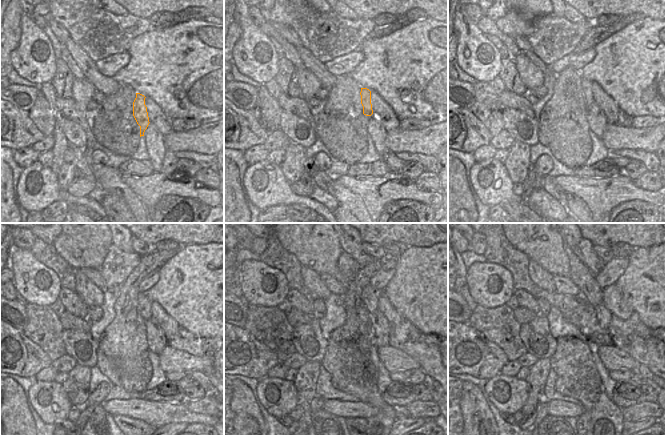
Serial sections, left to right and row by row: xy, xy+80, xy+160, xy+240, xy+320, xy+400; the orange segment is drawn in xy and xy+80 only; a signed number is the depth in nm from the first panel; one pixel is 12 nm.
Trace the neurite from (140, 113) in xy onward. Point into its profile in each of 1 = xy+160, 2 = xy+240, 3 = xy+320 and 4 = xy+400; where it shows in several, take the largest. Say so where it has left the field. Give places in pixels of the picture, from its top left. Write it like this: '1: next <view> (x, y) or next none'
1: next xy+160 (586, 85)
2: next xy+240 (145, 304)
3: next xy+320 (369, 296)
4: next xy+400 (580, 274)

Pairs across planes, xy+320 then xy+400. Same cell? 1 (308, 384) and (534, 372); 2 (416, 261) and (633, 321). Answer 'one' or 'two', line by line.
1: one
2: two

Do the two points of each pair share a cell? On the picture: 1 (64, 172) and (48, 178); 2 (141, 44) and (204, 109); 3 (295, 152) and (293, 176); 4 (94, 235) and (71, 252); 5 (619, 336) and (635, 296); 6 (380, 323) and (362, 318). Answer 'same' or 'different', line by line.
1: different
2: same
3: same
4: same
5: different
6: different

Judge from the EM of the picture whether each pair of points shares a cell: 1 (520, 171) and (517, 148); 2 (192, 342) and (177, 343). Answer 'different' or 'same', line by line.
1: same
2: same

